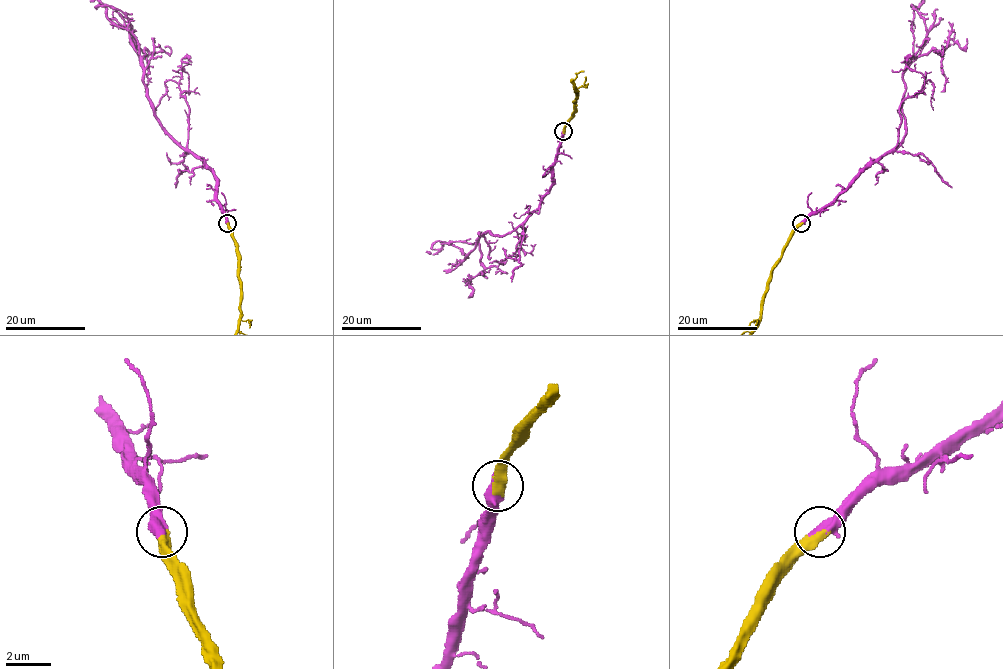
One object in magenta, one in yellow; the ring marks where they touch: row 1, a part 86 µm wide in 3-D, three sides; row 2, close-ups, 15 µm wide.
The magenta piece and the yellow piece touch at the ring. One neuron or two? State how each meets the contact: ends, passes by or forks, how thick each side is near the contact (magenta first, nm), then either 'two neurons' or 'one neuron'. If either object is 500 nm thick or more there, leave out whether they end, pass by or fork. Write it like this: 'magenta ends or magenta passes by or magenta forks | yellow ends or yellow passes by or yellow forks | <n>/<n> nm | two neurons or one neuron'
600/500 nm | one neuron

